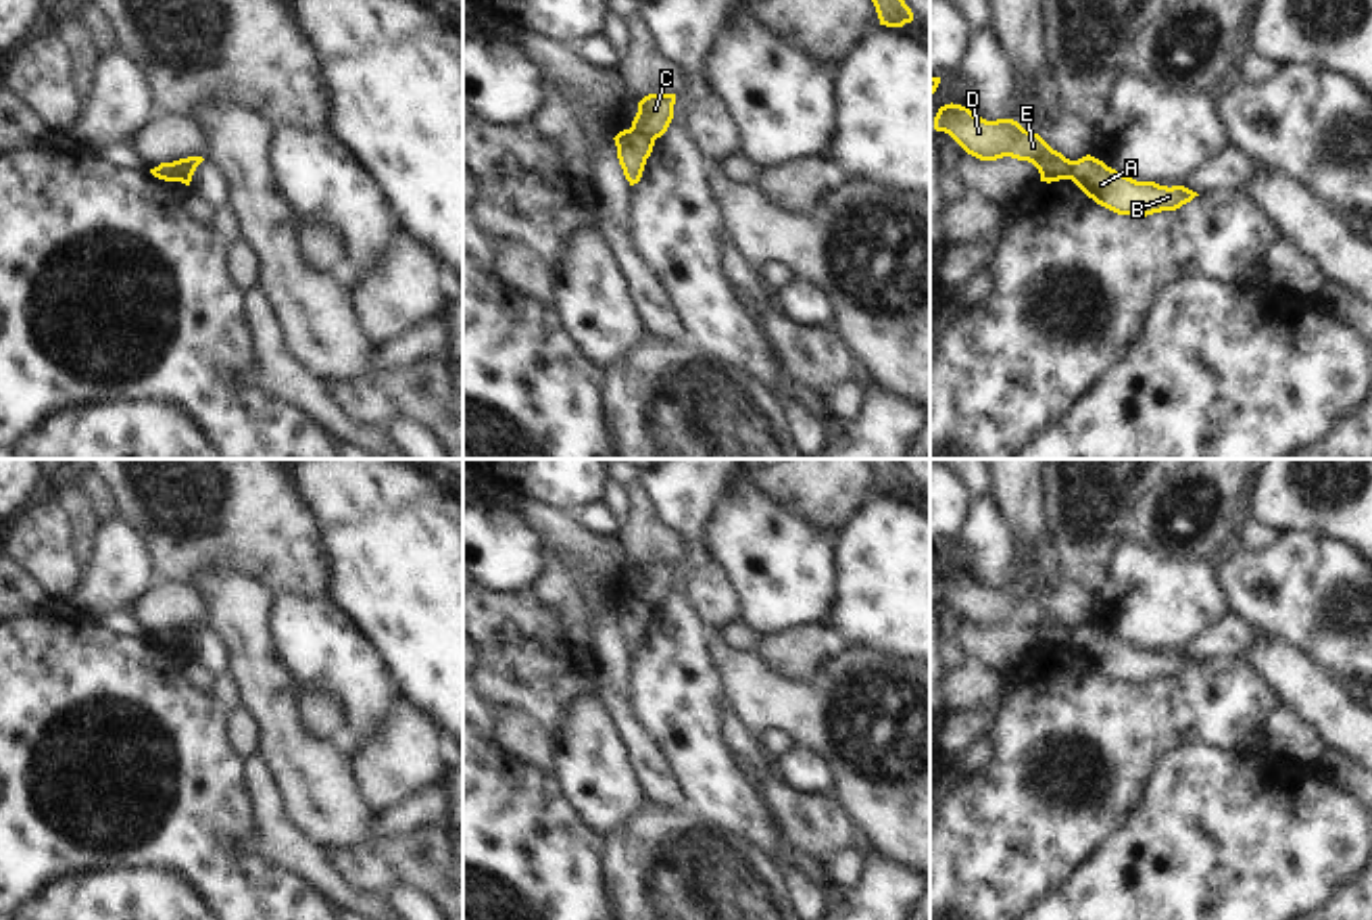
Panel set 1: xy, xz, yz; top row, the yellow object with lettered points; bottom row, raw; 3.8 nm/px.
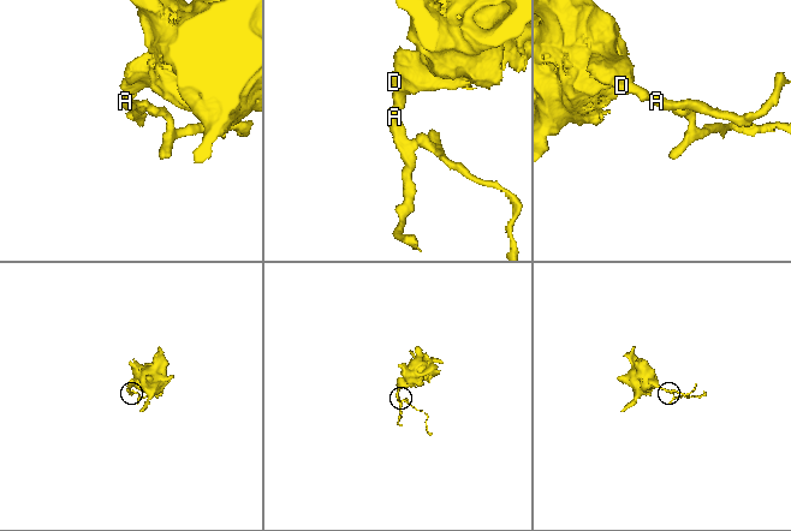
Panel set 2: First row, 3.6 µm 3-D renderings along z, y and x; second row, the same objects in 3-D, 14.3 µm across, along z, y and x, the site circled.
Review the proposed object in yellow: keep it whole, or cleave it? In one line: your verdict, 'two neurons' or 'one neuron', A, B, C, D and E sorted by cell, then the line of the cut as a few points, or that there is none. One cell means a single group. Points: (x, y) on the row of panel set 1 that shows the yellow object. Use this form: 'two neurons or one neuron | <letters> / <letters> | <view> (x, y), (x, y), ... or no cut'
two neurons | A B / C D E | xz (630, 128), (653, 140)

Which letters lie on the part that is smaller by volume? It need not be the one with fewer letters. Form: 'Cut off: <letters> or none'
Cut off: A, B

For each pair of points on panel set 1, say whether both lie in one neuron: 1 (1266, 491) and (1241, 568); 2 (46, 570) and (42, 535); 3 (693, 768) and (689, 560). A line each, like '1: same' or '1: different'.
1: different
2: same
3: same

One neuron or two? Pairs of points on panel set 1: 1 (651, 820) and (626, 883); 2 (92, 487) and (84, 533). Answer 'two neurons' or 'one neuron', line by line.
1: one neuron
2: two neurons

